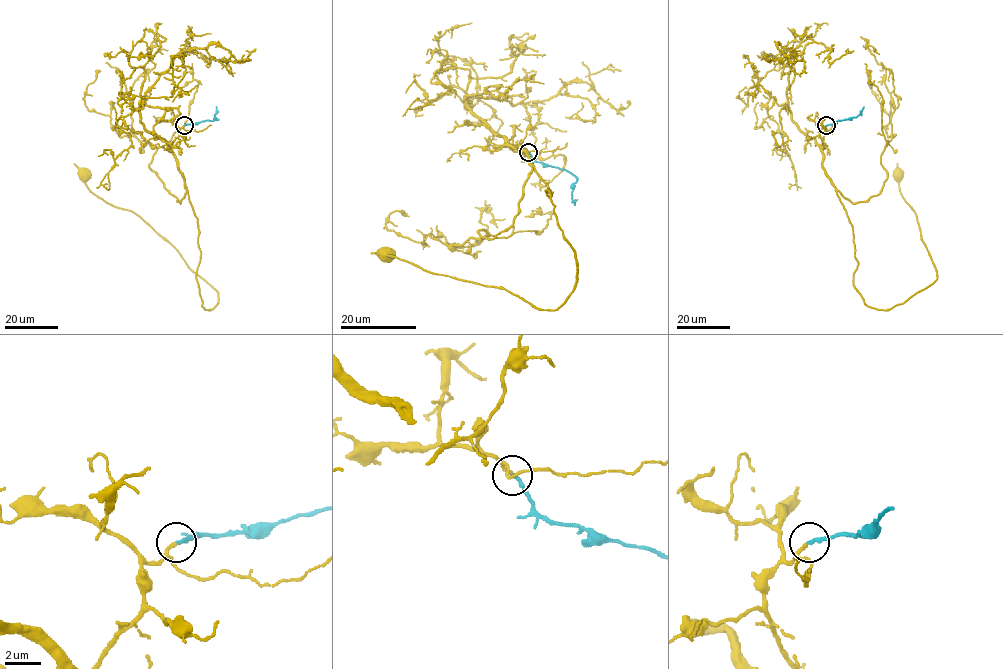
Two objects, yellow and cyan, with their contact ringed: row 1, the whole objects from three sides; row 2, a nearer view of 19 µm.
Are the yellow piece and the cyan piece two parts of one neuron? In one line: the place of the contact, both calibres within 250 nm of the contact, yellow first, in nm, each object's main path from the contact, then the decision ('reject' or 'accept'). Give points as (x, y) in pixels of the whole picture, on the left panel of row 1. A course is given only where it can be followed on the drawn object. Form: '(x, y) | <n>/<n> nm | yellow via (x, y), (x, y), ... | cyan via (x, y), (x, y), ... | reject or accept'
(184, 125) | 140/220 nm | yellow via (184, 125), (171, 152), (197, 219), (196, 274), (211, 310), (218, 292), (138, 216), (96, 196), (86, 175) | cyan via (184, 125), (217, 120), (216, 106) | accept

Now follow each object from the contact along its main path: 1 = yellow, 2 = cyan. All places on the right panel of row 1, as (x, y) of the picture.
1: (826, 125), (822, 168), (853, 230), (853, 287), (867, 306), (882, 310), (937, 279), (899, 175)
2: (826, 125), (857, 117), (863, 106)

